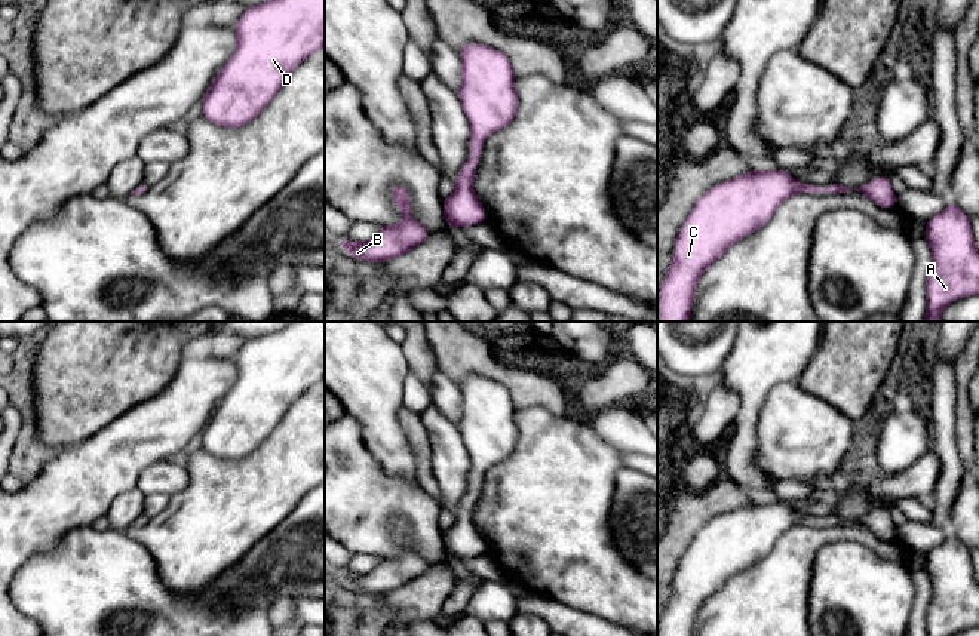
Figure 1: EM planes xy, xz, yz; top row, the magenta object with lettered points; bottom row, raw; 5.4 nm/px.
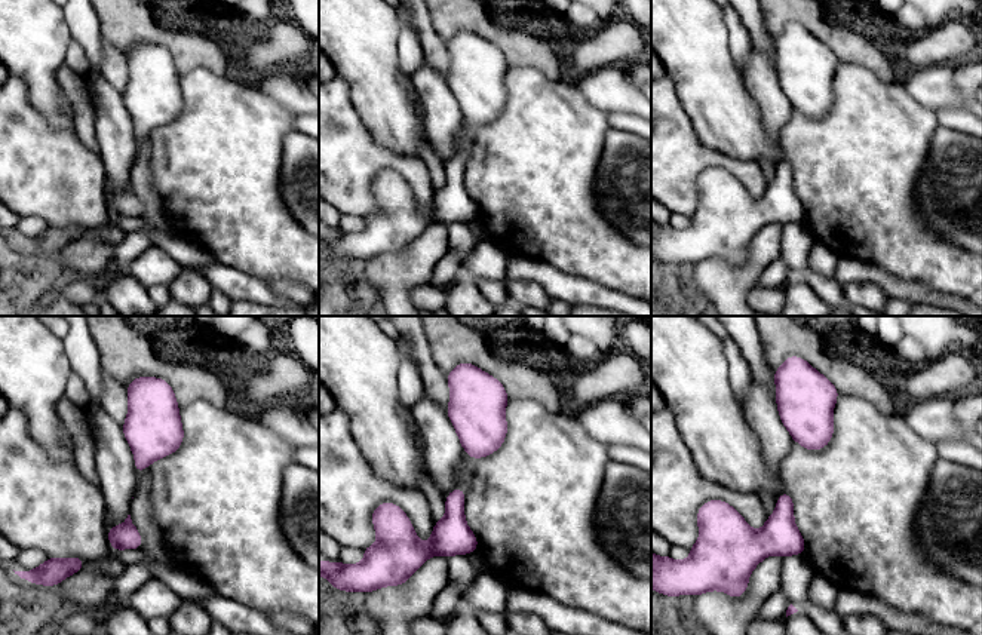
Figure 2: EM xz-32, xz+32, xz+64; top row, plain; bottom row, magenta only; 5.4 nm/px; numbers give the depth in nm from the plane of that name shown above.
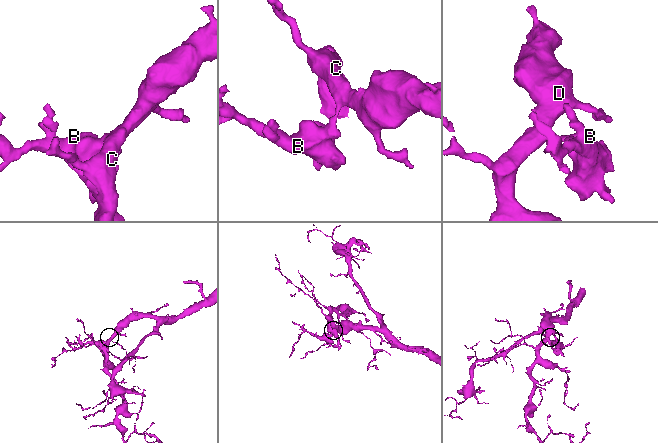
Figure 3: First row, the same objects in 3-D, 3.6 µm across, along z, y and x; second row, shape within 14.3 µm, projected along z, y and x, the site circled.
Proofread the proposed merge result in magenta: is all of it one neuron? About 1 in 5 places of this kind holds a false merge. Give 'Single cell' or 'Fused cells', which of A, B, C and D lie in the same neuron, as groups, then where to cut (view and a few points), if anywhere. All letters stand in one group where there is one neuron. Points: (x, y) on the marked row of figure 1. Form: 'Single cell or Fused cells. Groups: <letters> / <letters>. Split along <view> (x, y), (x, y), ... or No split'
Single cell. Groups: A B C D. No split

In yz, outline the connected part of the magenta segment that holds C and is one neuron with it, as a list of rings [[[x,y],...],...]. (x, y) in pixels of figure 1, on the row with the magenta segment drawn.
[[[749,170],[706,191],[682,224],[673,245],[672,264],[657,292],[657,322],[688,322],[694,289],[702,273],[737,240],[755,233],[780,203],[798,193],[837,194],[856,190],[884,209],[896,208],[886,176],[862,187],[798,184],[786,170]]]

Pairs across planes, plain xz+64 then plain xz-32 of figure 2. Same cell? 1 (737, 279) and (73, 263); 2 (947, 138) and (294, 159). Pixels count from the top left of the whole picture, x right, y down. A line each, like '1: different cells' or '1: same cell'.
1: same cell
2: same cell

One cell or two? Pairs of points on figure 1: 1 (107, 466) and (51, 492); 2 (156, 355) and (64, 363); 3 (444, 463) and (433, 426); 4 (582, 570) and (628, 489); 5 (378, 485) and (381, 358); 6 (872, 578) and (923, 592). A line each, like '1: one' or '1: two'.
1: one
2: one
3: one
4: two
5: two
6: two

